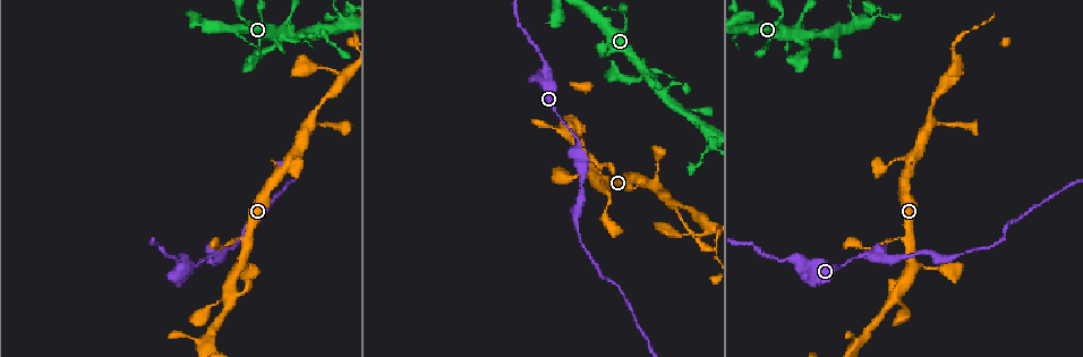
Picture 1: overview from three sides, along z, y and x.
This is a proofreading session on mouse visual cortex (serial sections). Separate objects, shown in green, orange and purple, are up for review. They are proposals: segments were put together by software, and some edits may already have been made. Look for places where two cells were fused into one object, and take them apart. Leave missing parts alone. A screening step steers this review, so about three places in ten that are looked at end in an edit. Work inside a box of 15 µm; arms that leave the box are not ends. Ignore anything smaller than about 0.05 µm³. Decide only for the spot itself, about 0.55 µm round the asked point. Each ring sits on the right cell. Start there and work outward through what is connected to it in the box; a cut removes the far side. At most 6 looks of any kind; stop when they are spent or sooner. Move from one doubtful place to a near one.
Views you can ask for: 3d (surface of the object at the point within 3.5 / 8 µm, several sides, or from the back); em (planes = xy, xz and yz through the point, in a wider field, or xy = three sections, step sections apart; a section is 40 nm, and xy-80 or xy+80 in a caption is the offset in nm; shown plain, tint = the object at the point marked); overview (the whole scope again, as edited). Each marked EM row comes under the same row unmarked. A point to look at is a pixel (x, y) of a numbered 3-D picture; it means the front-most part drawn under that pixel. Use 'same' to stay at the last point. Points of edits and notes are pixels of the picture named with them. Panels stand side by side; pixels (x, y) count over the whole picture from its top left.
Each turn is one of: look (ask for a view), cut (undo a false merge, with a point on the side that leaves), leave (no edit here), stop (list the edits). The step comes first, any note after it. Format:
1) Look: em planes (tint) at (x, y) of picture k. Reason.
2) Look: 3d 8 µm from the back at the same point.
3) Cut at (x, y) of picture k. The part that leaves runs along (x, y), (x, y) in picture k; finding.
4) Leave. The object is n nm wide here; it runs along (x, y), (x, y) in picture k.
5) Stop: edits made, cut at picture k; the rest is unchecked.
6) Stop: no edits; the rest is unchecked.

Look: 3d 3.5 µm from the back at (283, 32) of picture 1. Sudden change in width.

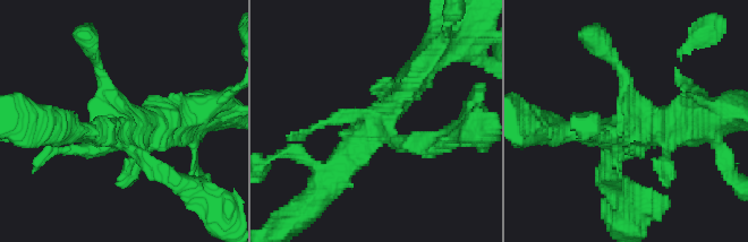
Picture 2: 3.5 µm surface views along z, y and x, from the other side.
Look: em planes (tint) at (385, 116) of picture 2. Shape alone is not enough.

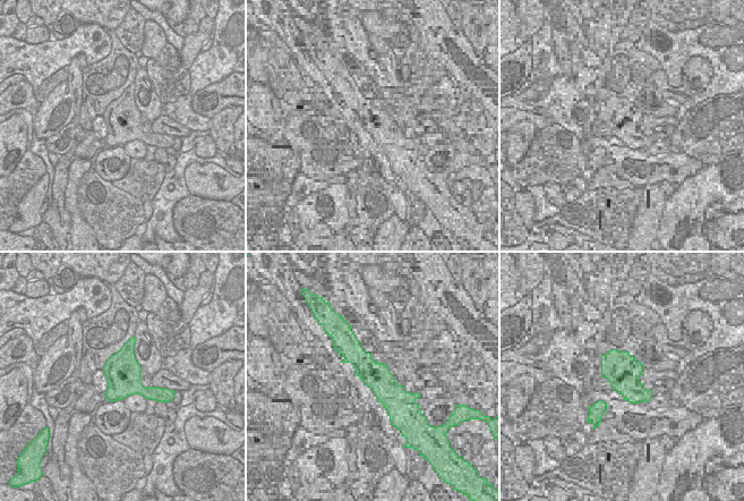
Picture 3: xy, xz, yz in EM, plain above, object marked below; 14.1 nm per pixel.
Leave. The object is 500 nm wide here; it runs along (428, 58), (338, 173) in picture 2; one cell here.

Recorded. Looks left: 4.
Look: 3d 8 µm at (704, 126) of picture 1. Thick turns thin.

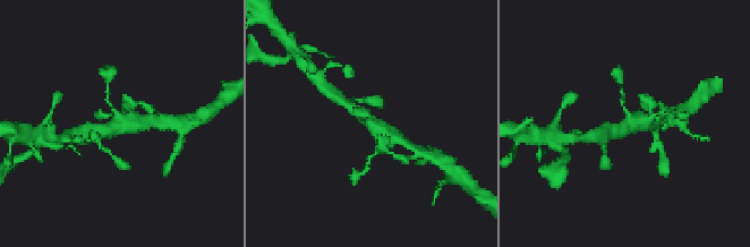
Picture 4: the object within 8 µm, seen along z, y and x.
Look: 3d 3.5 µm from the back at (116, 113) of picture 4.

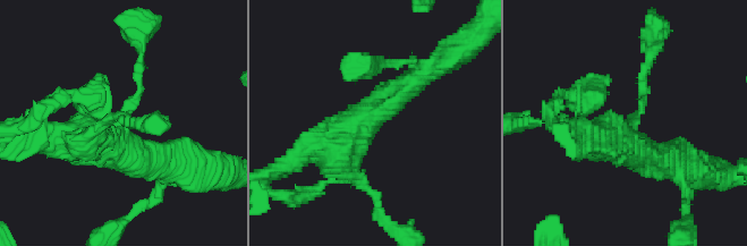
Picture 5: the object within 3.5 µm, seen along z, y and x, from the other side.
Look: em xy step 3 (tint) at (636, 119) of picture 5. Need the tissue.

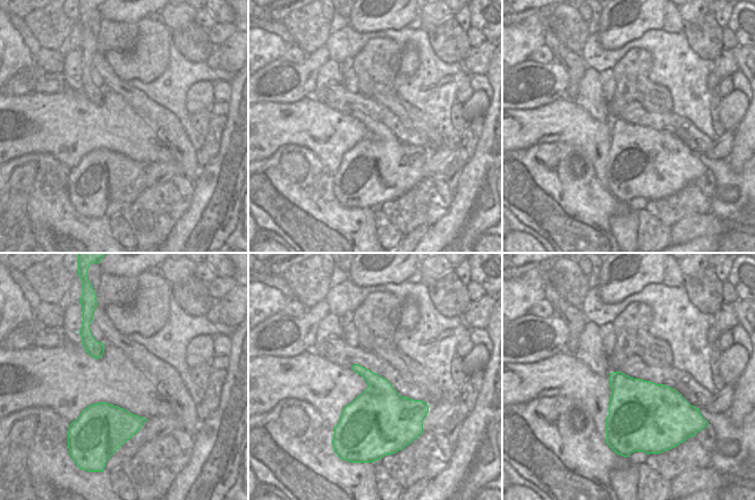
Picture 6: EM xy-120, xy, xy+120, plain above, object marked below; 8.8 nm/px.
Leave. The arms are 100, 400, 500 nm wide; all the same cell.

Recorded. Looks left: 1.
Stop: no edits; the rest is unchecked.

